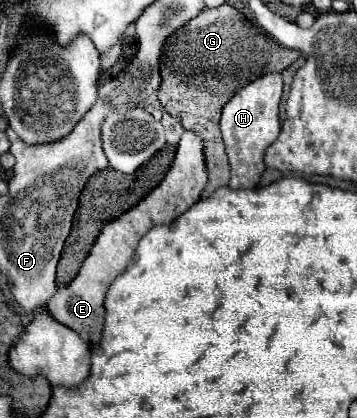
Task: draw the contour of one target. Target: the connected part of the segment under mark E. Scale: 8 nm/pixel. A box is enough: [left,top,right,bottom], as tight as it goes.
[47,132,207,344]

